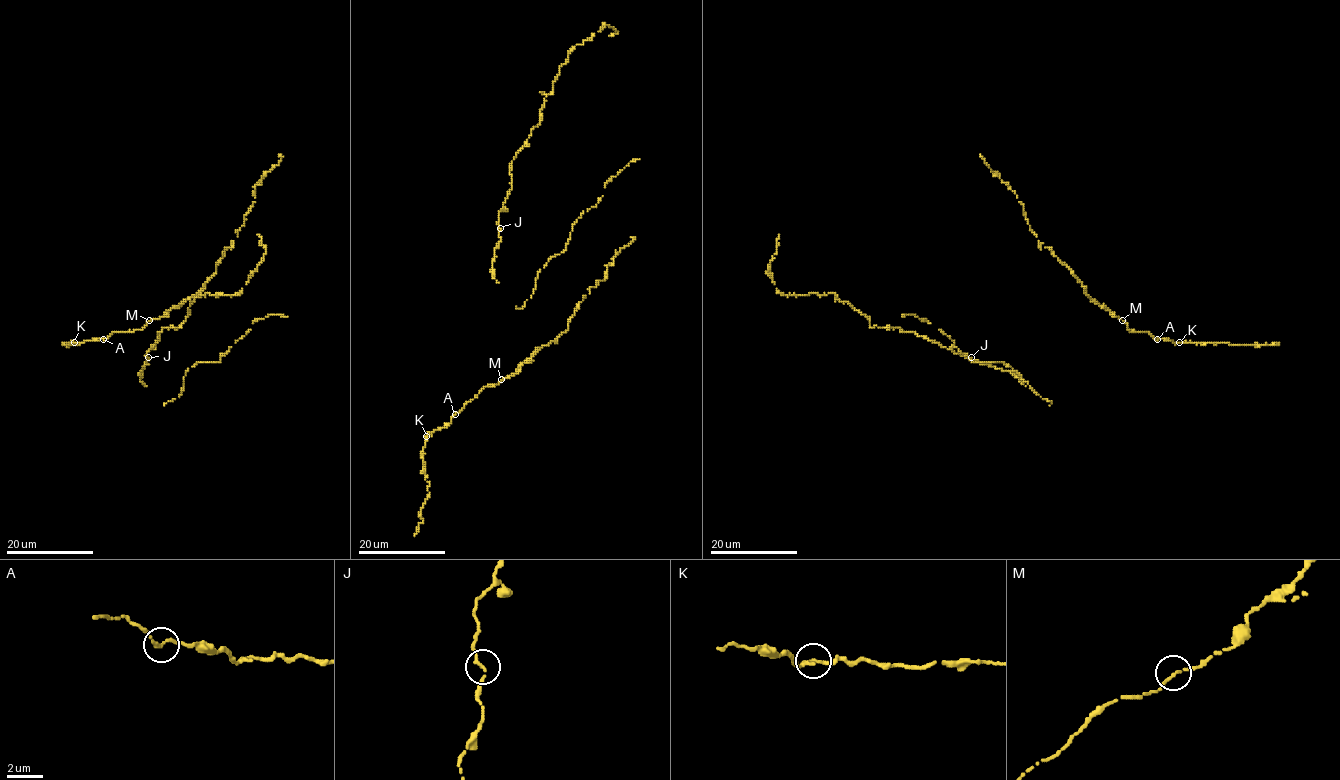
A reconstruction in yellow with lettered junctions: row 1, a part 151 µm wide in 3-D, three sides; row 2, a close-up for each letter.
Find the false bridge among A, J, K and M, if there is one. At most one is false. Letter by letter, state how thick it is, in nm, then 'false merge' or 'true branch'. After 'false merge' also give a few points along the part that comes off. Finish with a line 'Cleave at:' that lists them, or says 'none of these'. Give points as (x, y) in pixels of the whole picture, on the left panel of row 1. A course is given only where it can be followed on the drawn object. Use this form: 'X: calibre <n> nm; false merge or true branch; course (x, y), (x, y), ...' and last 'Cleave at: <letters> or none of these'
A: calibre 200 nm; true branch
J: calibre 180 nm; true branch
K: calibre 190 nm; true branch
M: calibre 190 nm; true branch
Cleave at: none of these

